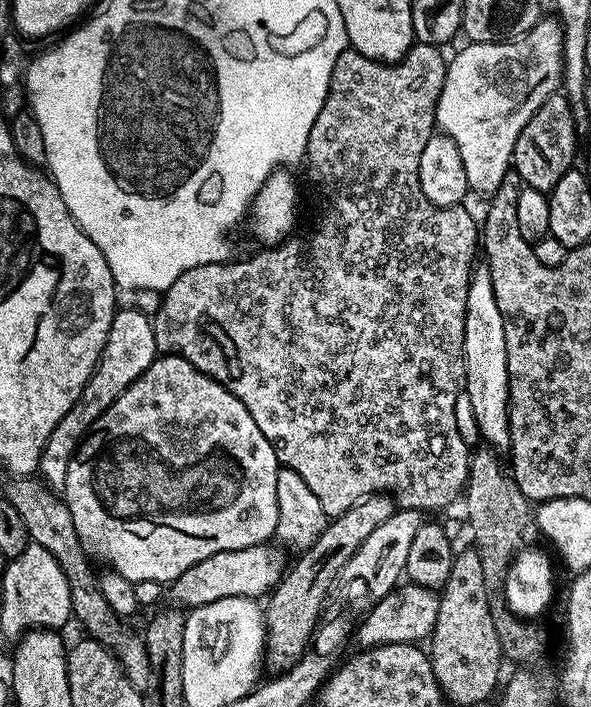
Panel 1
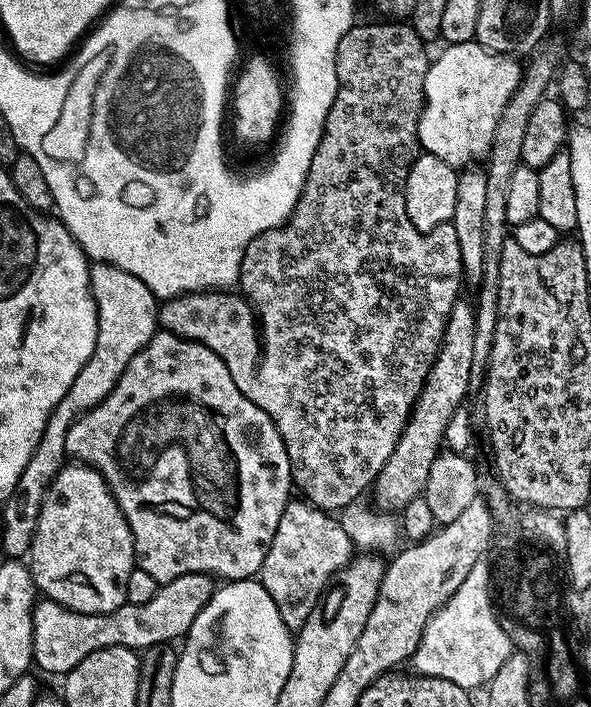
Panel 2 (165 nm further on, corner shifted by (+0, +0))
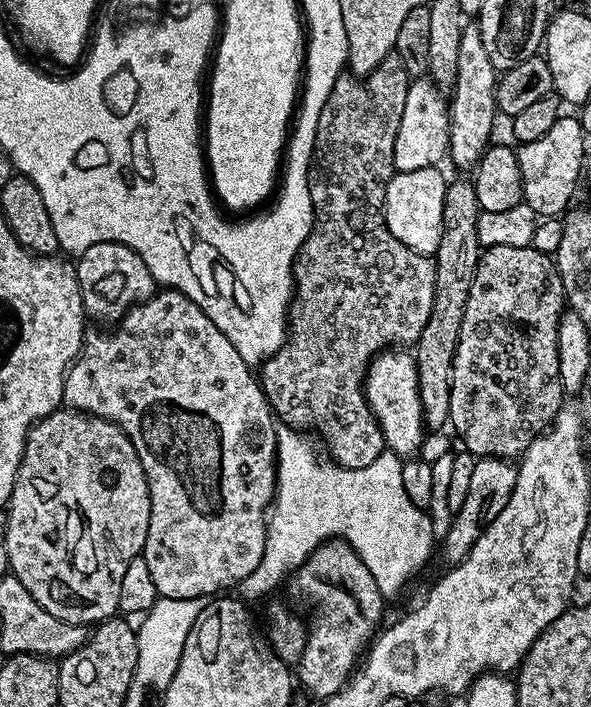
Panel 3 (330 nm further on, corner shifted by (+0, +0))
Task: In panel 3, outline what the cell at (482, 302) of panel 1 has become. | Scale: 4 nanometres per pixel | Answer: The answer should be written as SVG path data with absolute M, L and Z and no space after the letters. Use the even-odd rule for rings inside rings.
M465 23L462 43L458 46L456 84L450 89L448 106L448 156L460 168L471 169L482 158L493 139L492 127L496 124L496 81L498 69L486 54L482 34L475 23ZM489 139L489 140L488 140Z

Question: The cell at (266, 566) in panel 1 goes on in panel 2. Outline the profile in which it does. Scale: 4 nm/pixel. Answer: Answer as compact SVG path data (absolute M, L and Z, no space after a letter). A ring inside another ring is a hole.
M195 572L194 574L182 574L182 578L174 578L161 583L158 594L150 598L150 602L145 604L125 603L118 610L110 610L106 614L82 614L81 612L71 612L58 602L47 598L41 599L36 607L32 609L32 658L35 667L41 668L44 672L53 672L57 678L63 677L82 658L94 654L94 650L102 650L110 646L122 646L133 650L143 650L146 648L158 648L171 645L172 640L187 637L190 626L194 618L198 618L200 611L210 602L212 593L218 587L217 581L205 572Z

